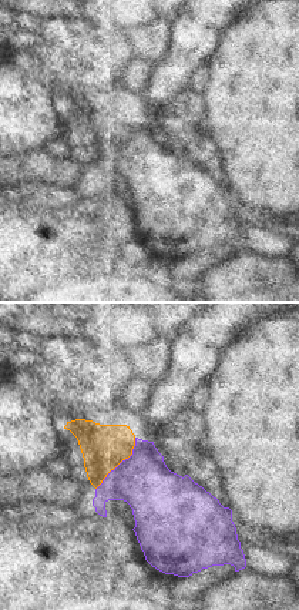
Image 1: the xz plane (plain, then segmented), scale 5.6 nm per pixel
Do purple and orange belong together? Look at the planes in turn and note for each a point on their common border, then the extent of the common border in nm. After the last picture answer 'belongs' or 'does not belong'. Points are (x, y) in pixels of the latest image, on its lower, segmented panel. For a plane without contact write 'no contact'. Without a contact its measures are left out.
contact (121, 462); length 380 nm

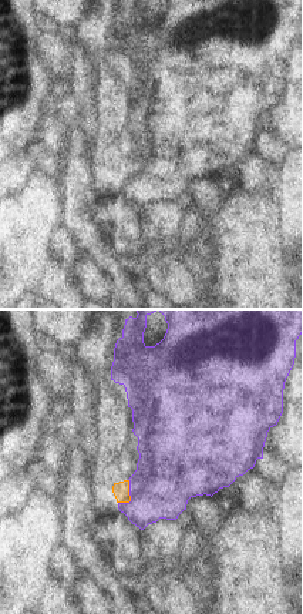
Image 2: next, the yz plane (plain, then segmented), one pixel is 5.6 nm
contact (130, 495); length 160 nm

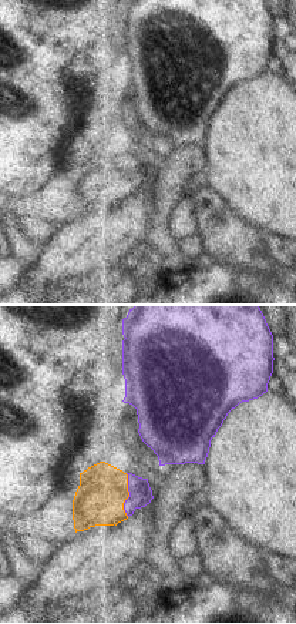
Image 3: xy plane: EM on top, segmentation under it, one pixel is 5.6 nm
contact (130, 495); length 240 nm

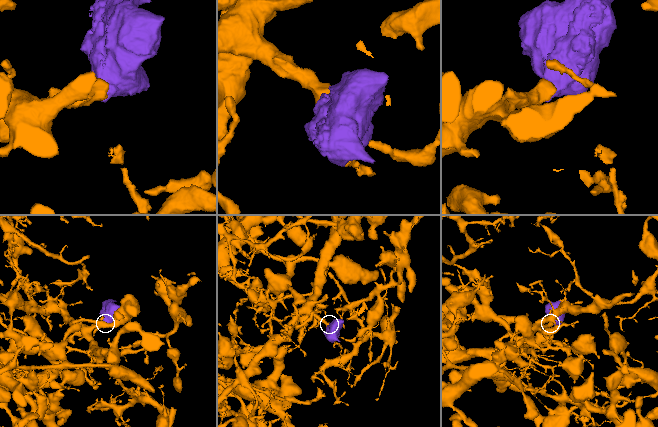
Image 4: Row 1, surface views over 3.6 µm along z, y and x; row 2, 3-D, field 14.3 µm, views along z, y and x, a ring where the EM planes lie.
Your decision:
belongs

